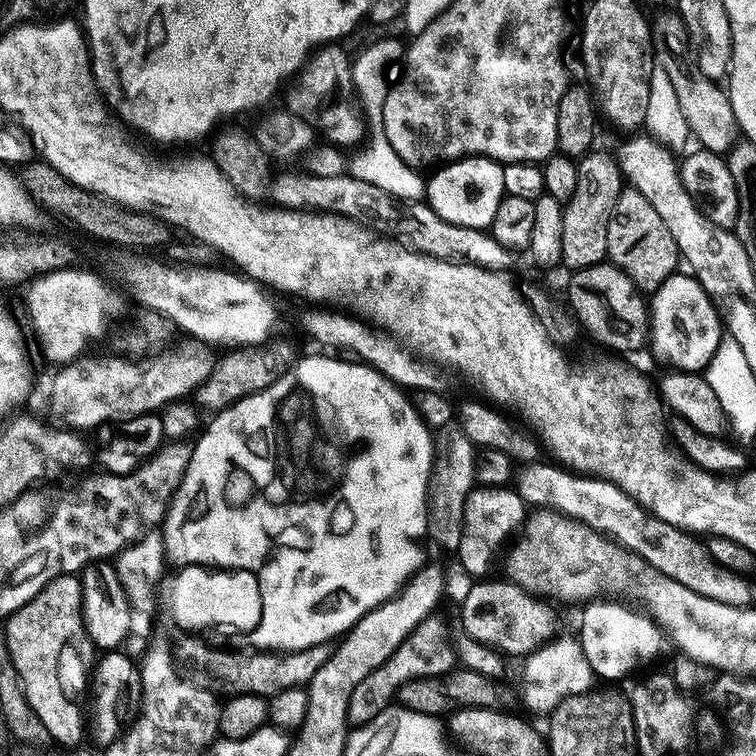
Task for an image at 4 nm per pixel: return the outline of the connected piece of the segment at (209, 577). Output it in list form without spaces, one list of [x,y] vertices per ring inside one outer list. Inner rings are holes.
[[[183,565],[170,584],[170,610],[175,622],[186,632],[212,626],[228,626],[249,633],[261,620],[261,588],[256,576],[240,569],[215,570],[207,565]]]

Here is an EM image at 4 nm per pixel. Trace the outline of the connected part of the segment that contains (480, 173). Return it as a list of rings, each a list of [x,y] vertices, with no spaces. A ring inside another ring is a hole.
[[[465,156],[437,167],[432,174],[426,180],[426,201],[438,218],[458,226],[491,229],[498,202],[506,195],[504,169],[497,161],[488,156]]]

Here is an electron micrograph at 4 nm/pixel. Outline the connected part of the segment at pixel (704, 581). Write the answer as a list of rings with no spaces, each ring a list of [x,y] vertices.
[[[534,460],[519,471],[516,491],[523,498],[525,505],[560,512],[586,525],[600,535],[612,539],[625,551],[630,551],[646,561],[656,572],[681,582],[682,586],[702,594],[703,597],[726,605],[749,605],[751,600],[750,588],[745,582],[747,579],[727,569],[719,570],[717,565],[707,560],[703,545],[694,541],[697,539],[691,533],[647,512],[635,498],[603,477],[581,474],[552,464]]]

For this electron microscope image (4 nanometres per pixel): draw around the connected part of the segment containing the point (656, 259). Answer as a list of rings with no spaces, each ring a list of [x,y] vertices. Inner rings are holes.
[[[625,187],[618,198],[618,206],[610,218],[608,227],[607,259],[636,283],[645,294],[651,294],[666,282],[676,271],[676,264],[681,263],[674,238],[666,228],[662,217],[636,188]]]

